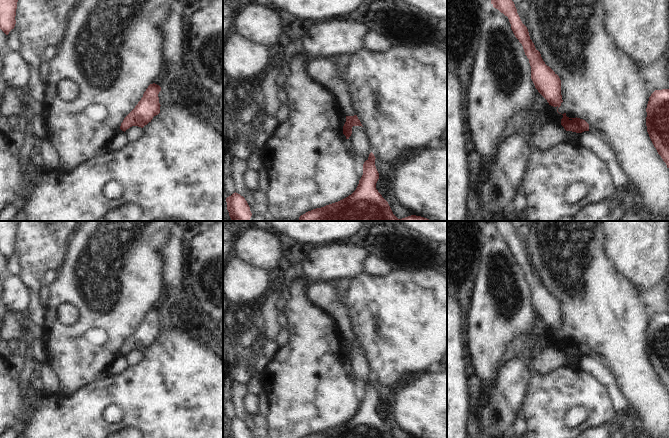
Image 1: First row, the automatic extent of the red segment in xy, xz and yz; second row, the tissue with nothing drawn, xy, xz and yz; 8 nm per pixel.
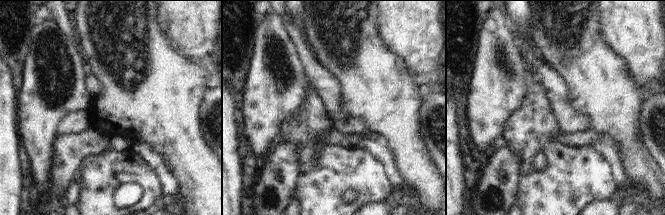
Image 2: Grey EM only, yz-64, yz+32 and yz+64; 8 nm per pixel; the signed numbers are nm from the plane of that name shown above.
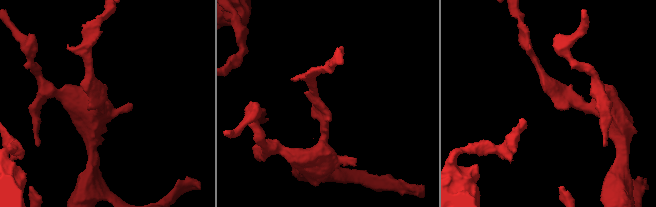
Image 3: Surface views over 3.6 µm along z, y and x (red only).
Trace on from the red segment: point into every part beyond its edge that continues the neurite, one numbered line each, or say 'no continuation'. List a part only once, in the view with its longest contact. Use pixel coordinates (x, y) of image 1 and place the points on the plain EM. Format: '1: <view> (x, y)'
no continuation

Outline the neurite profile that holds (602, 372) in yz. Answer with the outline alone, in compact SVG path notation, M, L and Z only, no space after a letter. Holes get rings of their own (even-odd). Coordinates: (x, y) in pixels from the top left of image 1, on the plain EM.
M589 354L581 357L579 365L579 368L593 375L599 383L607 388L615 411L624 410L629 405L618 385L616 375L607 364Z

